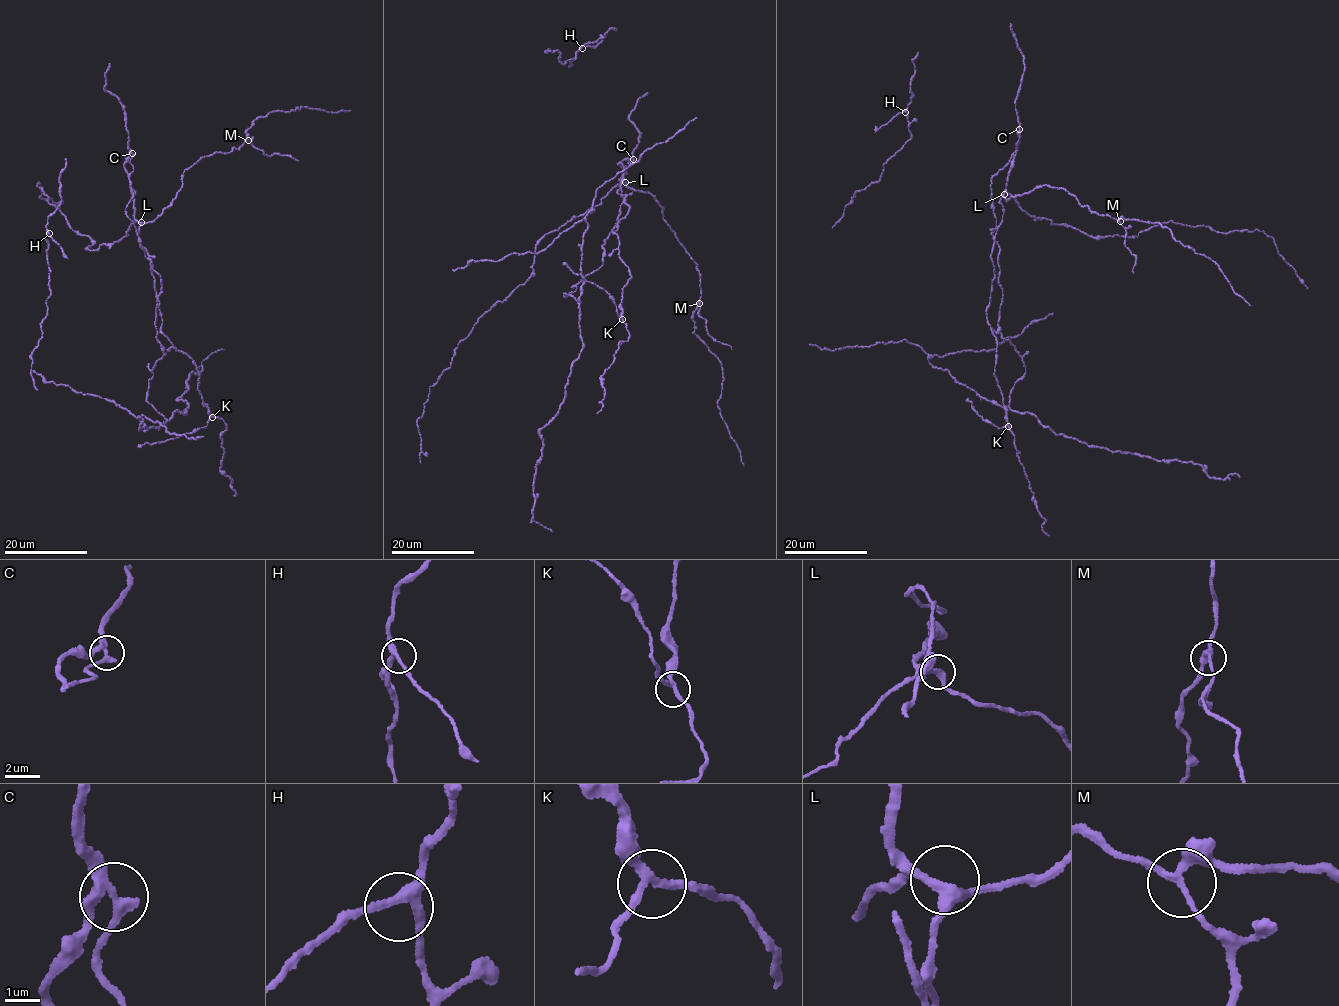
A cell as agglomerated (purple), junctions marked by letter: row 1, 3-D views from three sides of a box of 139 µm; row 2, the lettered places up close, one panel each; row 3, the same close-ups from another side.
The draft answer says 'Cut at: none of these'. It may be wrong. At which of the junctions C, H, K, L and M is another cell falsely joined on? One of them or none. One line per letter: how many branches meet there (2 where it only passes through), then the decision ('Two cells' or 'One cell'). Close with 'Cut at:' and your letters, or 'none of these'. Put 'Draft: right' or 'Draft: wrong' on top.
Draft: wrong
C: Branches: 3. Two cells
H: Branches: 3. One cell
K: Branches: 3. One cell
L: Branches: 3. One cell
M: Branches: 3. One cell
Cut at: C

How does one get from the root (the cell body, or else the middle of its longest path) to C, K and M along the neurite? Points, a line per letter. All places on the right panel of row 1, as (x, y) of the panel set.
C: (1001, 198), (1016, 153), (1019, 129)
K: (1001, 198), (1003, 214), (991, 251), (995, 272), (986, 312), (996, 340), (994, 377), (1002, 396), (1008, 426)
M: (1001, 198), (1004, 197), (1006, 200), (1049, 186), (1068, 191), (1090, 211), (1120, 221)

